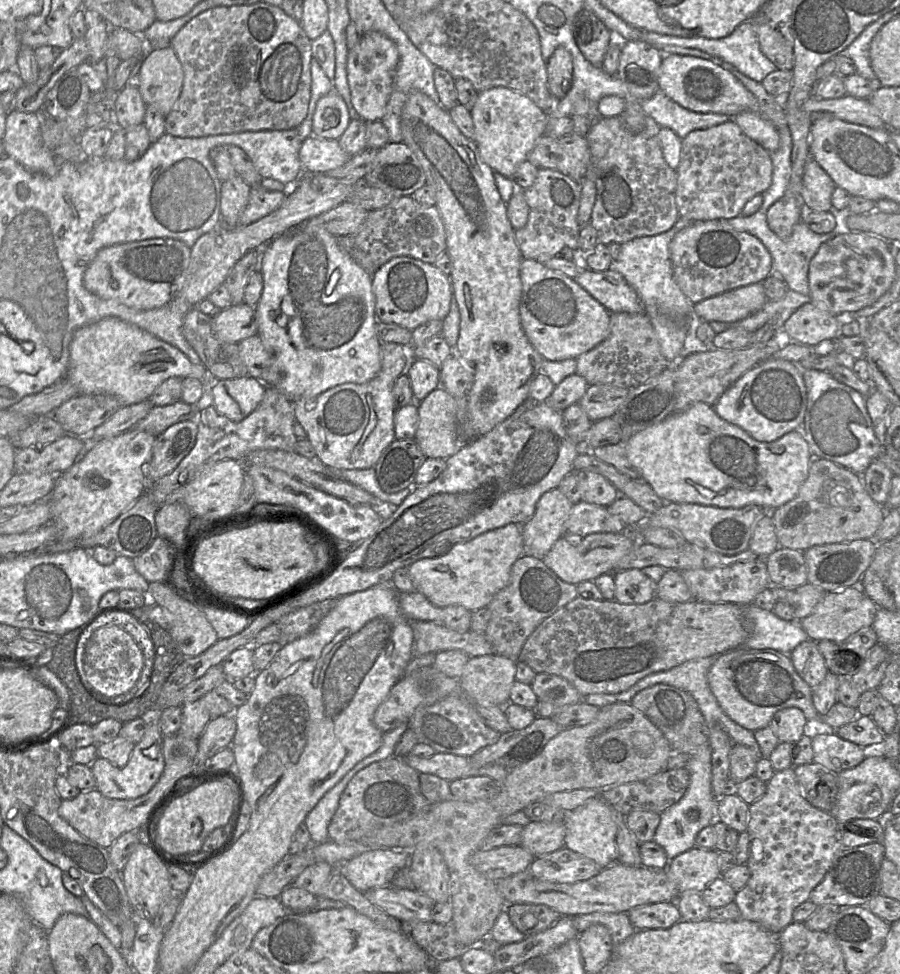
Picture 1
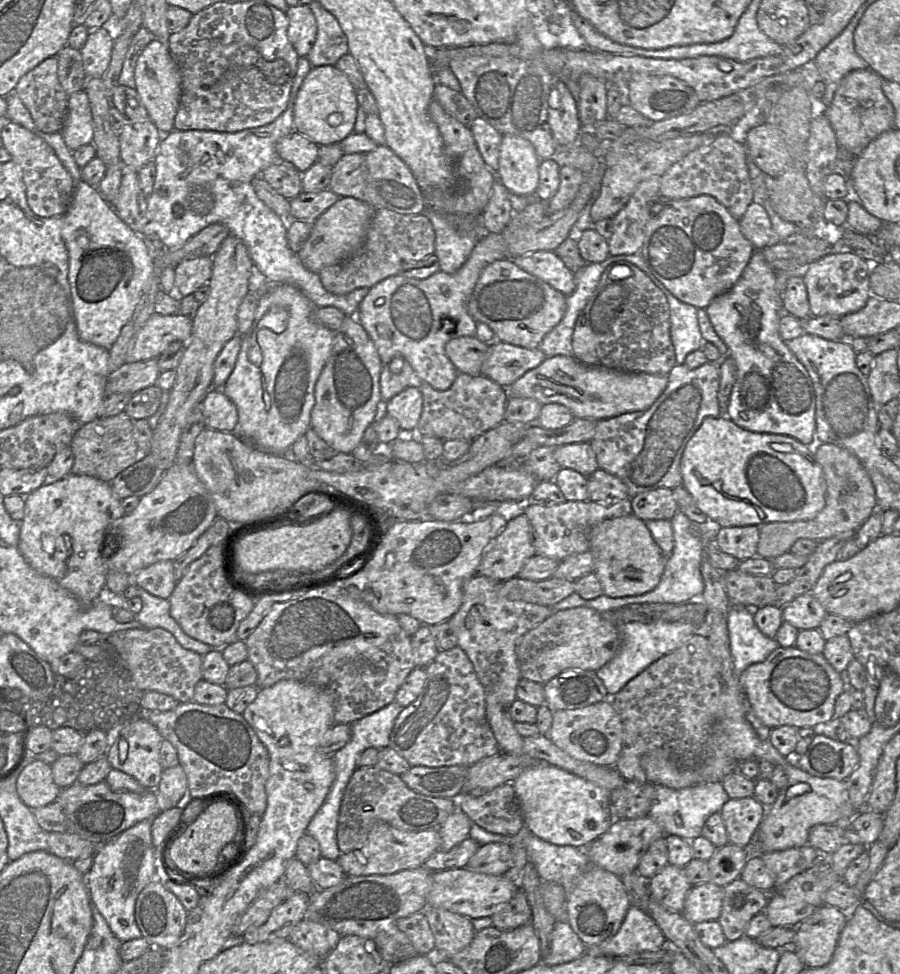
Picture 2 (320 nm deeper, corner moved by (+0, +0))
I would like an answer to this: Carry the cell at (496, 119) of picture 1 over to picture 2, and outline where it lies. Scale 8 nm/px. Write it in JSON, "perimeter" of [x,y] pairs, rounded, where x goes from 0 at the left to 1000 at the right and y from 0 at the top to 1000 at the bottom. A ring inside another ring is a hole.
{"perimeter":[[[559,139],[551,183],[567,198],[593,200],[599,190],[599,168],[592,149],[572,139]]]}

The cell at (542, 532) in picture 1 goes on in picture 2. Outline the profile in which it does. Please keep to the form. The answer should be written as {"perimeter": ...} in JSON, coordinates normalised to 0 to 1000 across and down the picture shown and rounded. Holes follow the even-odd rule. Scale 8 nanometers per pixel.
{"perimeter":[[[582,527],[570,528],[539,566],[530,589],[550,597],[563,597],[574,592],[582,579],[593,570],[596,567],[592,559],[592,544],[587,531]]]}

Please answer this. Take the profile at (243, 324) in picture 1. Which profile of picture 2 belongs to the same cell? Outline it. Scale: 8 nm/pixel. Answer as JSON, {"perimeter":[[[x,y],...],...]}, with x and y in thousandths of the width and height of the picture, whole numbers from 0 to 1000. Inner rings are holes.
{"perimeter":[[[171,321],[152,341],[139,373],[174,368],[193,350],[209,352],[212,343],[213,328],[208,324]]]}

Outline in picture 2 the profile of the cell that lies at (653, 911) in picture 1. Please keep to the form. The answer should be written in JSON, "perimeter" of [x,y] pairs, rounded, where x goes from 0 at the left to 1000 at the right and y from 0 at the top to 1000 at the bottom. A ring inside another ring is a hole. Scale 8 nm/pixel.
{"perimeter":[[[701,929],[687,955],[678,965],[653,971],[651,977],[661,982],[697,982],[727,977],[742,969],[727,944],[716,934]]]}

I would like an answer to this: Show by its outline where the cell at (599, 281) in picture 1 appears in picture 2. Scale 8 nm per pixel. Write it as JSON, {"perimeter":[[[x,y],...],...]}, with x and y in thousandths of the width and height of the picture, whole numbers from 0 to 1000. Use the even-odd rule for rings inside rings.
{"perimeter":[[[596,258],[569,267],[577,275],[603,287],[628,304],[636,302],[640,296],[639,281],[614,258]]]}

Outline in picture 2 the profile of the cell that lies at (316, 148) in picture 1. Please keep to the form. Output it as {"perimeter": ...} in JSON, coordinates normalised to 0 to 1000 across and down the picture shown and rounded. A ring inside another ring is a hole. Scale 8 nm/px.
{"perimeter":[[[328,133],[307,147],[309,159],[314,164],[326,167],[333,178],[342,175],[353,164],[354,151]]]}

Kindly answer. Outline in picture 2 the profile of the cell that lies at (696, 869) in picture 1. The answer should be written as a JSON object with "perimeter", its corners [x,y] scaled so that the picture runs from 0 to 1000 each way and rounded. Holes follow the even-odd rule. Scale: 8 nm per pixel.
{"perimeter":[[[741,887],[719,906],[723,922],[743,935],[758,937],[763,918],[770,911],[759,890]]]}

